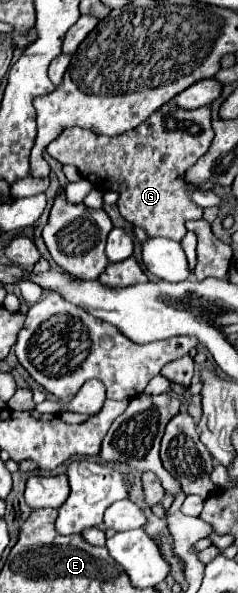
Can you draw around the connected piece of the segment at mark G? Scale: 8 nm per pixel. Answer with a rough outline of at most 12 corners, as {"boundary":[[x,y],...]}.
{"boundary":[[173,101],[123,135],[65,129],[75,165],[151,237],[181,241],[203,209],[185,173],[211,109]]}

